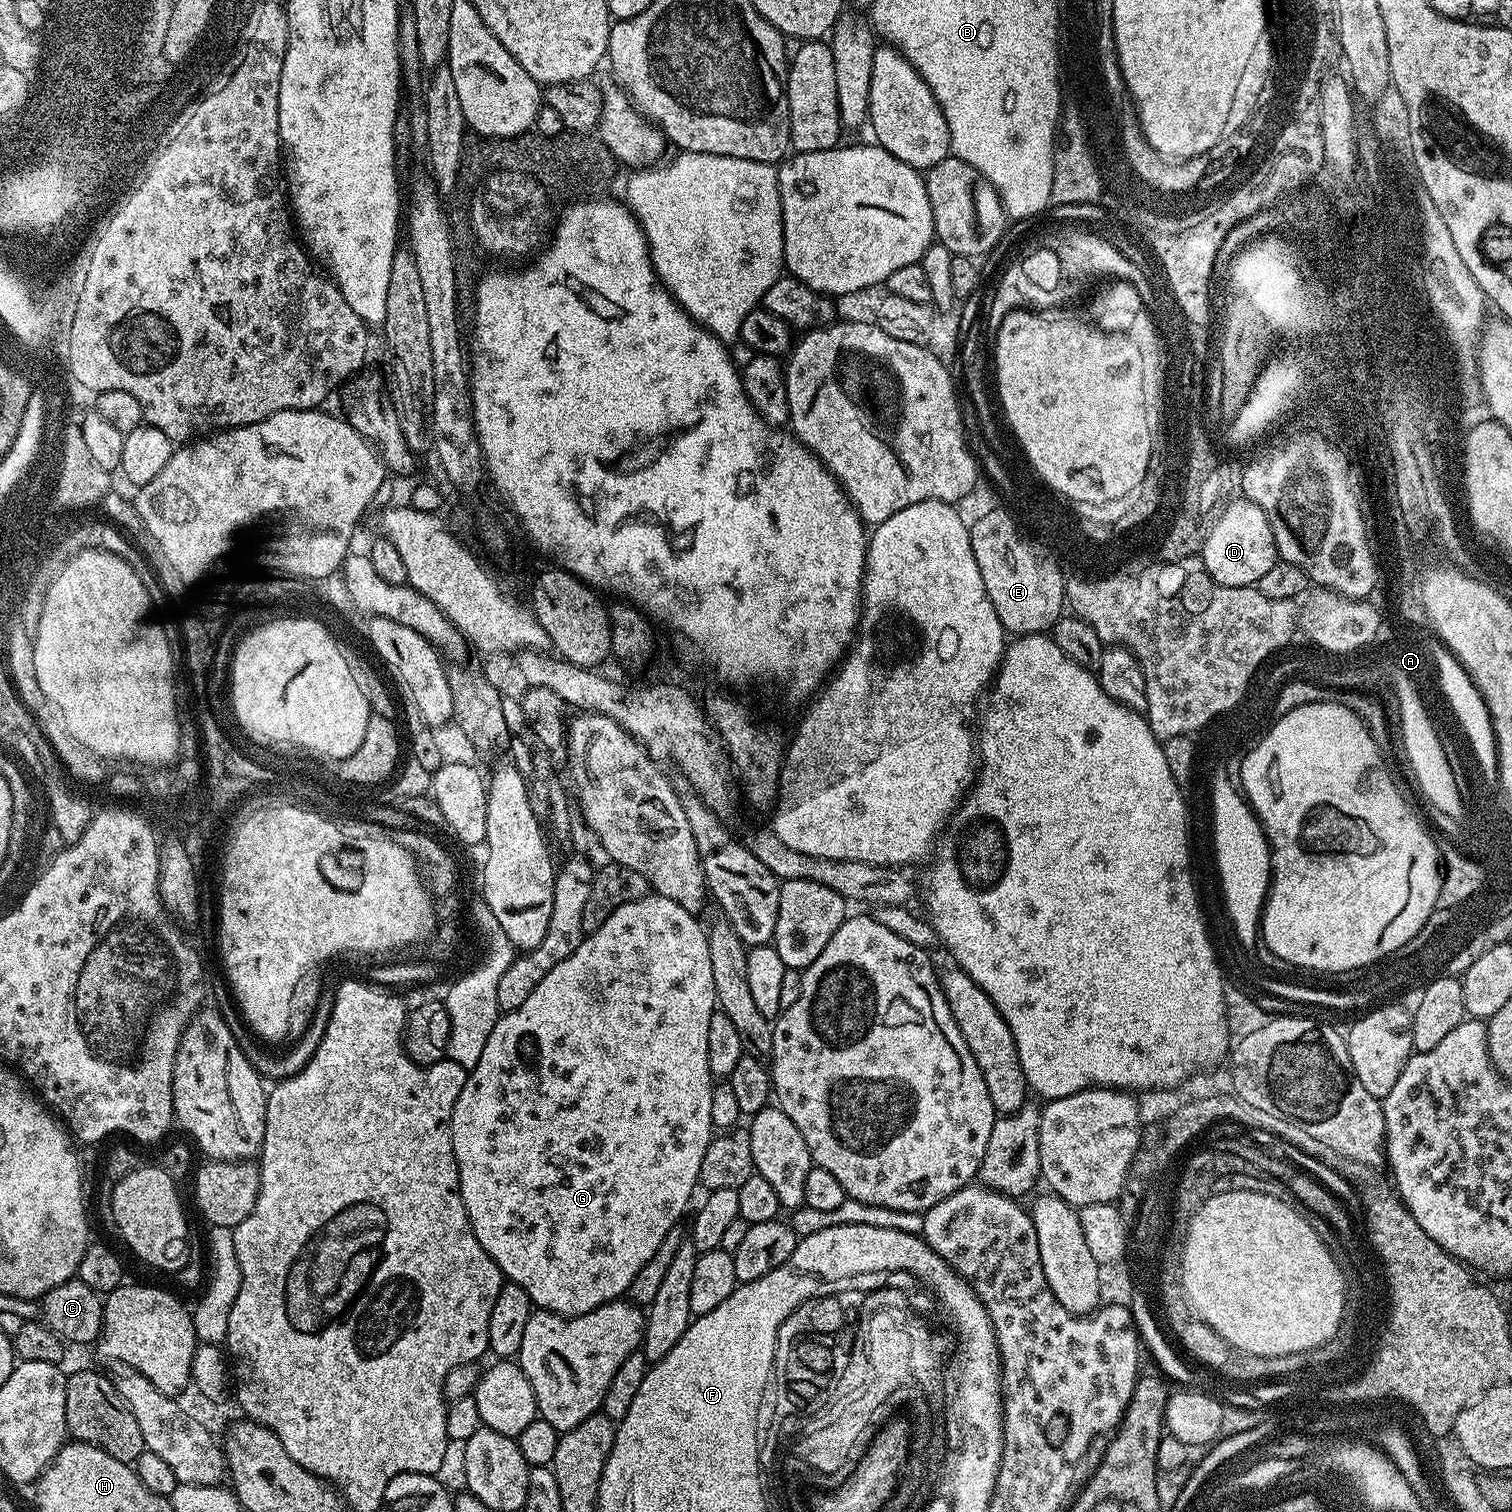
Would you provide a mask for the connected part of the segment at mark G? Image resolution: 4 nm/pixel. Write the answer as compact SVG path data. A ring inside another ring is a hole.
M655 894L643 896L634 902L626 902L626 906L618 906L618 910L614 910L614 914L610 914L610 918L606 918L606 922L602 922L602 926L598 926L596 932L585 935L584 941L580 943L578 950L574 950L574 954L570 954L570 958L558 962L558 966L554 966L554 970L550 970L550 974L546 974L546 978L542 978L542 982L538 982L538 986L534 986L530 998L526 998L526 1002L522 1002L522 1006L518 1006L518 1010L510 1010L496 1019L494 1030L490 1030L490 1038L486 1038L486 1047L482 1049L482 1058L478 1058L478 1066L470 1069L466 1082L462 1086L462 1094L458 1094L458 1102L454 1102L452 1145L458 1162L460 1197L466 1206L466 1214L470 1218L474 1238L478 1238L478 1242L482 1242L482 1250L486 1250L486 1254L490 1254L490 1258L494 1258L505 1281L522 1286L522 1290L526 1290L526 1294L532 1299L532 1303L537 1309L556 1312L559 1316L581 1316L598 1306L609 1304L612 1300L621 1299L627 1293L630 1282L634 1282L634 1274L638 1274L638 1270L642 1270L642 1266L646 1266L646 1262L650 1262L650 1258L654 1258L654 1254L658 1250L658 1246L662 1246L666 1234L670 1234L677 1227L676 1223L679 1222L680 1215L687 1210L688 1203L692 1200L692 1191L697 1191L702 1157L705 1156L706 1146L710 1146L714 1135L710 1122L710 1098L714 1087L714 1077L708 1065L706 1037L710 1018L717 1012L718 1005L714 990L714 974L710 970L708 933L705 925L700 925L696 920L699 919L682 906L678 906L678 902ZM530 1038L534 1042L536 1050L534 1069L528 1066L522 1056L523 1046L529 1042Z

